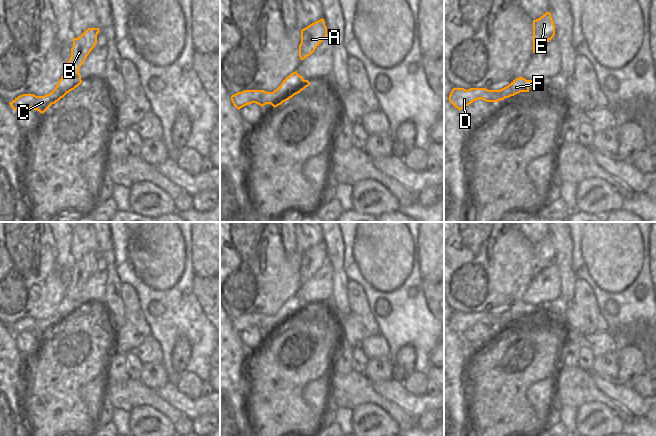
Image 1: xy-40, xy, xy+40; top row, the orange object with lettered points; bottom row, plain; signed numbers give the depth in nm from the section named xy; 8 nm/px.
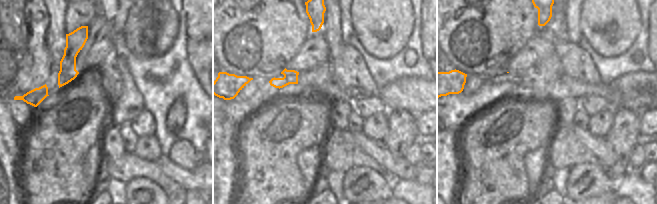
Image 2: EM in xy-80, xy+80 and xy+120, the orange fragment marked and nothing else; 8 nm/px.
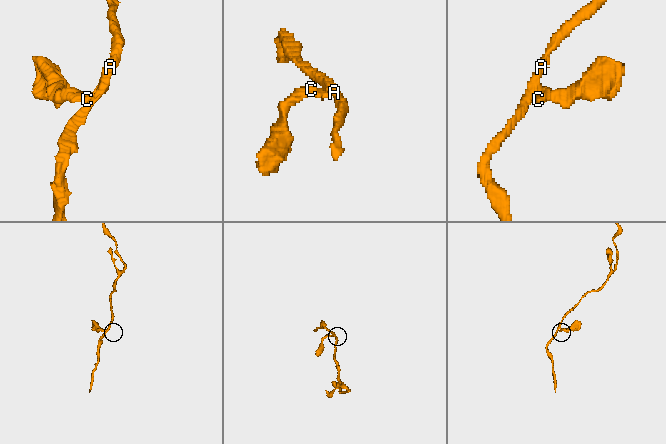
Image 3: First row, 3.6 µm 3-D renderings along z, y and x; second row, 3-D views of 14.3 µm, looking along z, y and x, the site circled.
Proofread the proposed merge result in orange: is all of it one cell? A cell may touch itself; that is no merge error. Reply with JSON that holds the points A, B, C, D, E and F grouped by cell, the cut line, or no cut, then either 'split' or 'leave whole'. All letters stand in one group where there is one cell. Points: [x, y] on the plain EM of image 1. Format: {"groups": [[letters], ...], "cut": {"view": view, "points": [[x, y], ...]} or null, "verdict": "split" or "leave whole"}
{"groups": [["A", "B", "E", "F"], ["C", "D"]], "cut": {"view": "xy", "points": [[273, 315], [283, 325]]}, "verdict": "split"}

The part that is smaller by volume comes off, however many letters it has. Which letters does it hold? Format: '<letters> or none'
C, D

